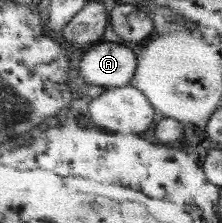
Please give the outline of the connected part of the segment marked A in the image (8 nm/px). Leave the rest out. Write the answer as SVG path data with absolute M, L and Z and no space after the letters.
M101 41L89 47L85 55L81 56L77 64L77 75L81 75L91 85L103 85L103 87L119 87L125 85L133 72L136 71L136 57L127 47L115 42Z

